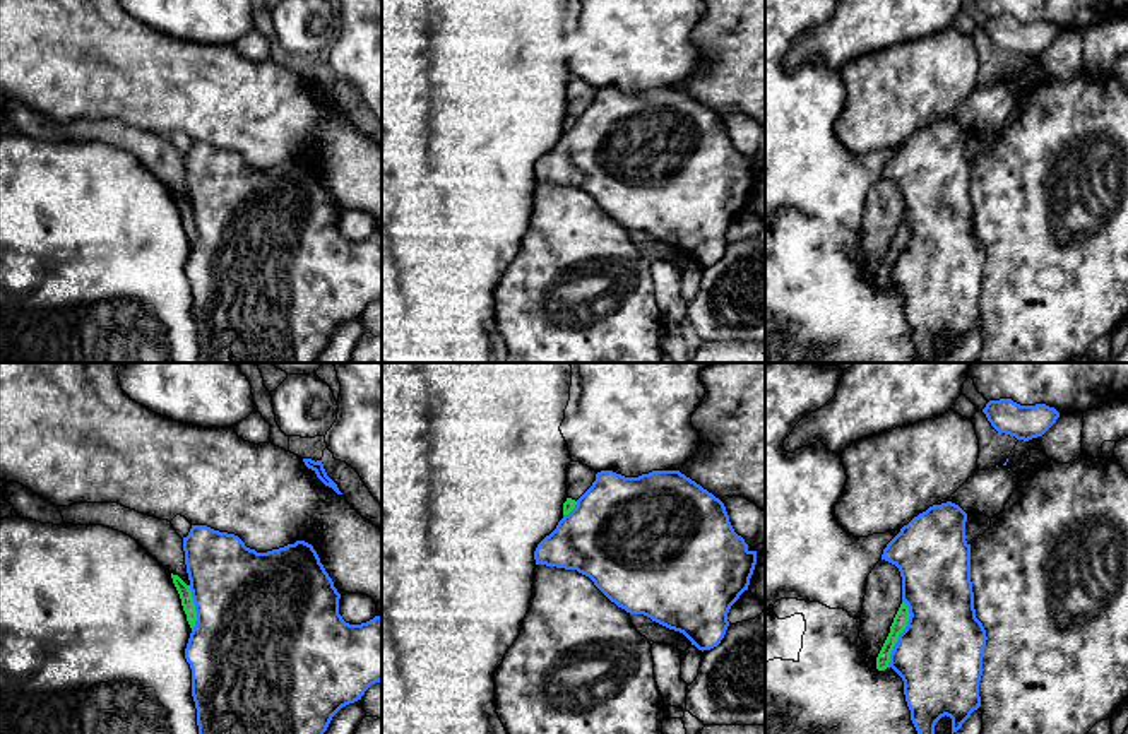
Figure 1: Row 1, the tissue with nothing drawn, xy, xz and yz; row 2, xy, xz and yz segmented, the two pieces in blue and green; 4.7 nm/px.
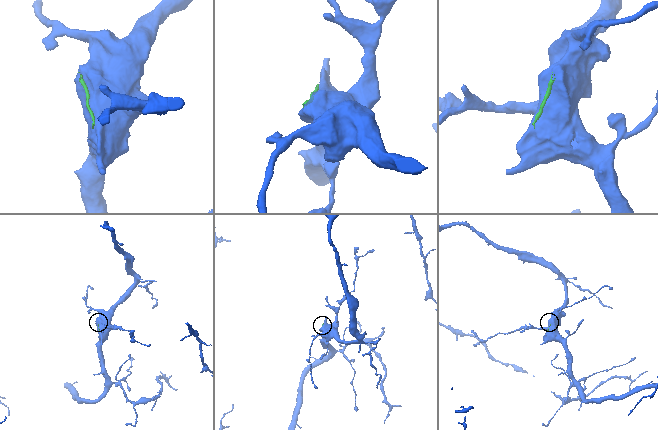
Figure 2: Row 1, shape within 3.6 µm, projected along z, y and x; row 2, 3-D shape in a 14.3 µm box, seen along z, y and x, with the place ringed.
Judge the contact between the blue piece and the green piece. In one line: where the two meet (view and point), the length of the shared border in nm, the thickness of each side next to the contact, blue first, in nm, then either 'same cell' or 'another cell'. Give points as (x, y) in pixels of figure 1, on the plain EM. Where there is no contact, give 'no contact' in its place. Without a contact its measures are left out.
meets blue in yz at (901, 250); contact 320 nm long; 400 nm thick on the blue side, 70 nm on the other; another cell

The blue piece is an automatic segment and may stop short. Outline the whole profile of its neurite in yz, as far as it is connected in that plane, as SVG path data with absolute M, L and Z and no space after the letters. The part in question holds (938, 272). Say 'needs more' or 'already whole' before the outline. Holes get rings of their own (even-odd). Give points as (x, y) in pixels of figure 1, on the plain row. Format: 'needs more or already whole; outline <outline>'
already whole; outline M933 121L904 142L882 171L882 176L900 188L902 219L911 231L890 270L888 284L904 298L911 337L926 363L935 359L935 342L941 334L952 335L953 351L981 322L979 298L988 253L974 226L965 139L967 130L959 121Z

